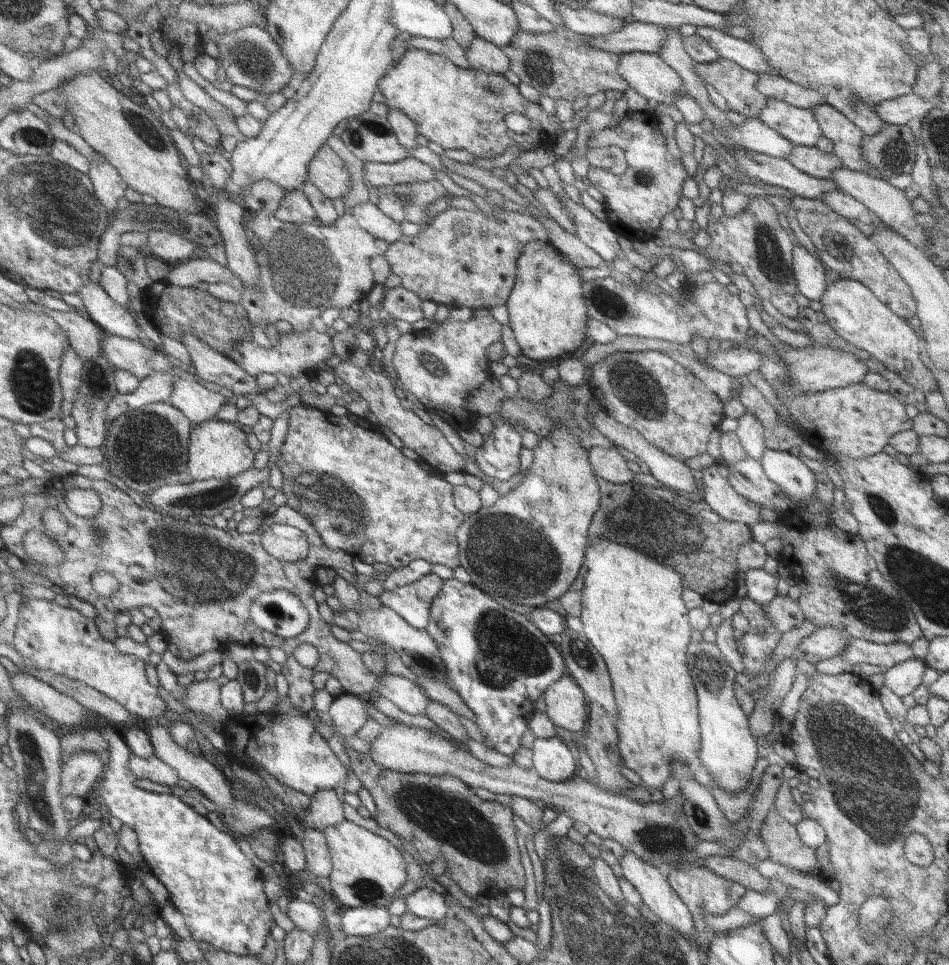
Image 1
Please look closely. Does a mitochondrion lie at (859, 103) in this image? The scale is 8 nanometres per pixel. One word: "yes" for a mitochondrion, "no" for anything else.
yes

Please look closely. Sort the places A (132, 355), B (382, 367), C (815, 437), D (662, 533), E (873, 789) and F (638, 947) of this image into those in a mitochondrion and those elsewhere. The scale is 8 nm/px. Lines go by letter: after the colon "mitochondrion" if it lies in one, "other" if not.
A: other
B: other
C: other
D: mitochondrion
E: mitochondrion
F: mitochondrion

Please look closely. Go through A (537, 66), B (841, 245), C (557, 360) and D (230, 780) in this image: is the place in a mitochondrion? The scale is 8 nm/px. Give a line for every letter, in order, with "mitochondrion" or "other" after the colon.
A: mitochondrion
B: other
C: other
D: other

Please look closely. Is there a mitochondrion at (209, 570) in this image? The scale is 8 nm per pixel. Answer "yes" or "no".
yes

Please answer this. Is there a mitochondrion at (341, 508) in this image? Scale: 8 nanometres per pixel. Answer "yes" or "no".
yes

